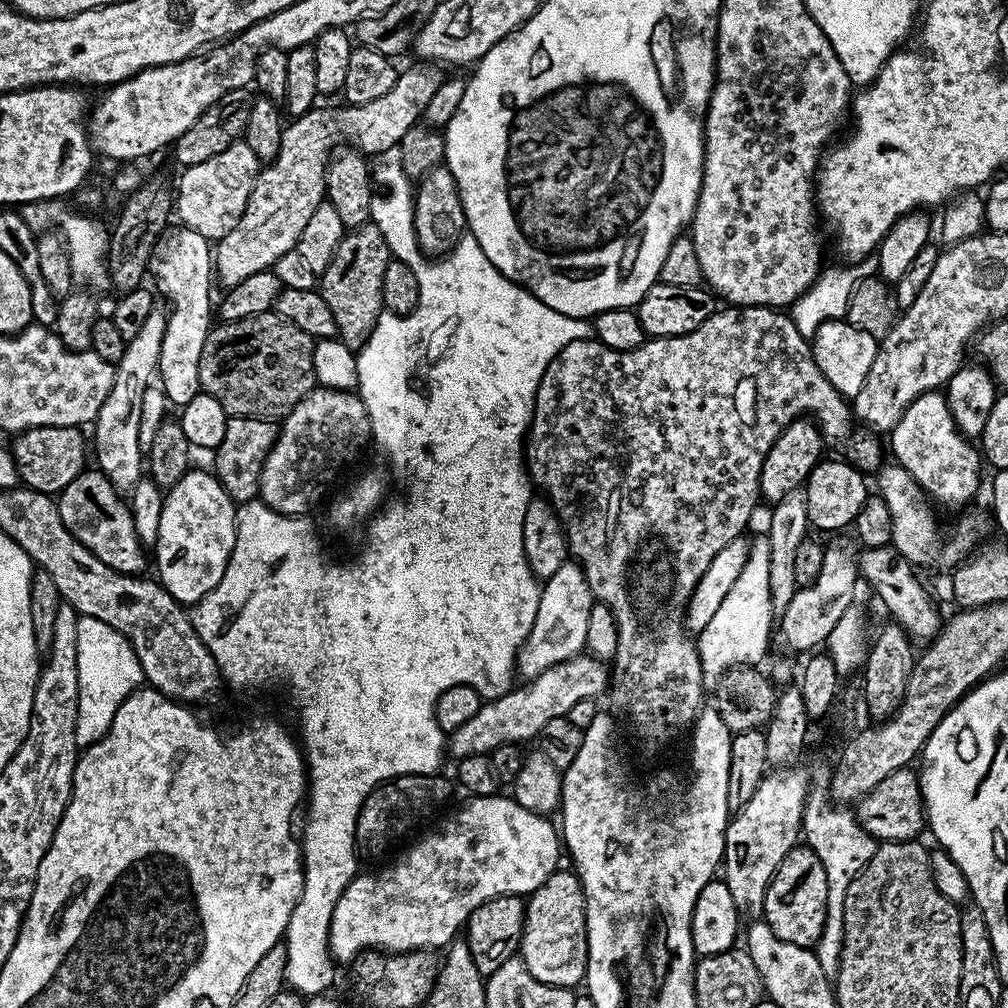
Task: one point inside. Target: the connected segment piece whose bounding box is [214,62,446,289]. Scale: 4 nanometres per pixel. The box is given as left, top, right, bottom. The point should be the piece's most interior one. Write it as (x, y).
(287, 190)

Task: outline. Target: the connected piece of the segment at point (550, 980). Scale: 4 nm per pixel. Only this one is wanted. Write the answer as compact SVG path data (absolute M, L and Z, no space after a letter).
M557 870L538 886L527 897L524 905L524 929L520 939L519 957L524 961L526 970L538 978L538 982L546 982L550 986L575 989L576 983L583 981L588 975L588 934L586 932L586 906L584 905L584 891L580 885L580 878L575 871Z

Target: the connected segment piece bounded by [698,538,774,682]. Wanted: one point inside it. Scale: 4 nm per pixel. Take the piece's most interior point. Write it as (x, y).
(738, 634)

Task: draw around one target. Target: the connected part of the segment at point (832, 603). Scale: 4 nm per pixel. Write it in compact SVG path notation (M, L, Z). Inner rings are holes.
M836 540L832 545L829 543L824 549L822 570L818 570L818 578L814 578L812 584L797 587L794 598L790 598L790 606L786 606L786 610L779 613L778 632L780 628L780 640L790 651L808 654L819 649L816 647L819 644L821 647L827 641L830 630L834 630L838 618L842 618L842 614L846 614L846 606L850 606L850 598L854 598L854 582L861 579L858 567L858 548L855 543L852 544L847 544L844 540Z

